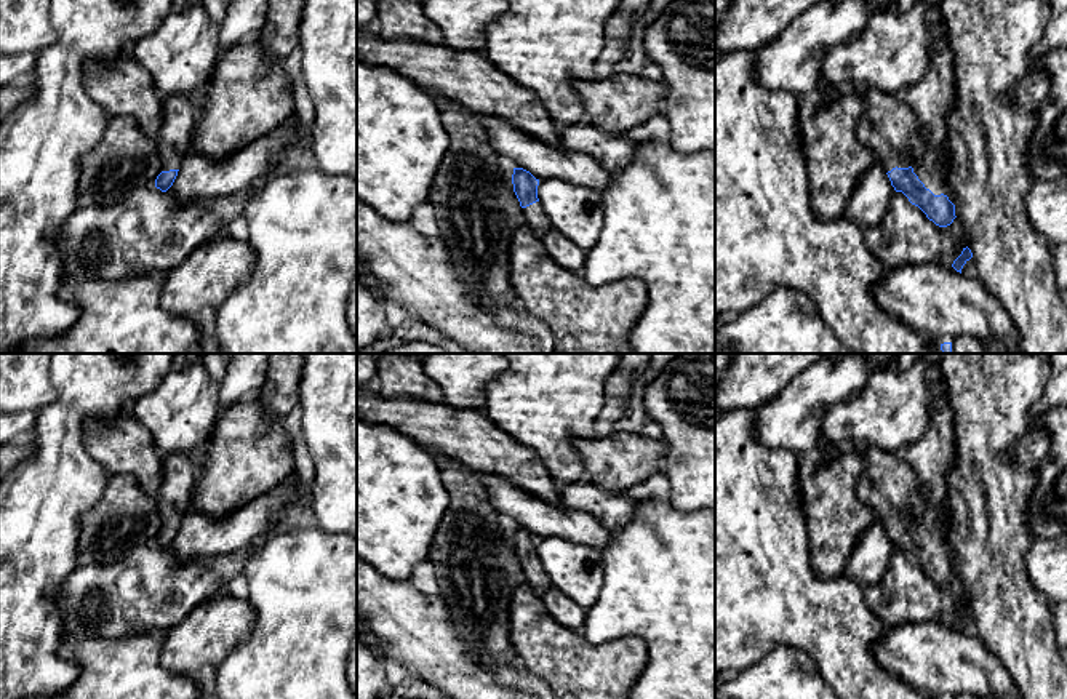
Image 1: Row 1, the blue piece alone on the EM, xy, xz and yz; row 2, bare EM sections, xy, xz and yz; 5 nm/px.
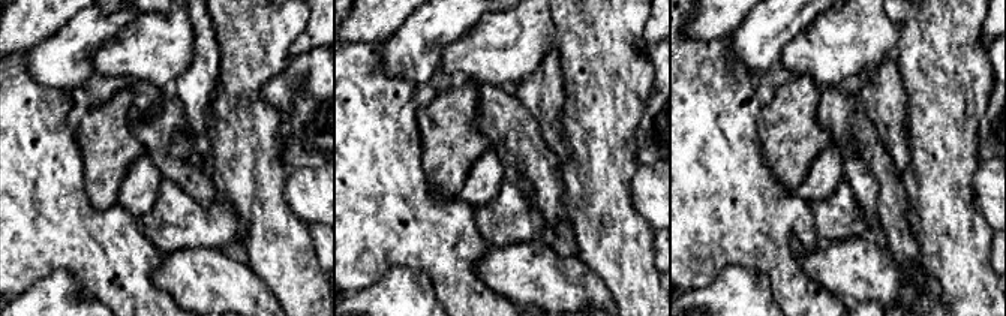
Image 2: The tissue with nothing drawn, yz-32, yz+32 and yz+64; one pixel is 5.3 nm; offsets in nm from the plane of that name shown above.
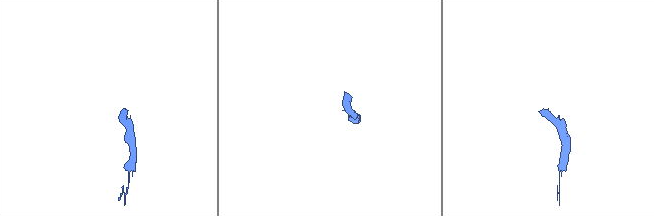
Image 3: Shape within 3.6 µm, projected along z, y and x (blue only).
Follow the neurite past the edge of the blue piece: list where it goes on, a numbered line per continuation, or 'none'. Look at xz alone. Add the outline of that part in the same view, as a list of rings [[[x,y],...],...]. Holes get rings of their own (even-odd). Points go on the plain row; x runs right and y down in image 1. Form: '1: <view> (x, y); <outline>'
1: xz (536, 578); [[[539,560],[523,566],[523,574],[525,574],[526,584],[537,597],[542,597],[552,587],[549,576],[544,571]]]

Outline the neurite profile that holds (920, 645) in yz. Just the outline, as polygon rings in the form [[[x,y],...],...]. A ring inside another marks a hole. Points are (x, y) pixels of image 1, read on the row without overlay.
[[[894,550],[883,577],[864,592],[867,606],[885,627],[873,656],[909,688],[931,699],[953,699],[960,694],[979,699],[1019,699],[1017,688],[1001,661],[979,637],[965,635],[952,625],[961,609],[969,606],[969,598],[957,576],[950,584],[939,585],[902,550]]]

